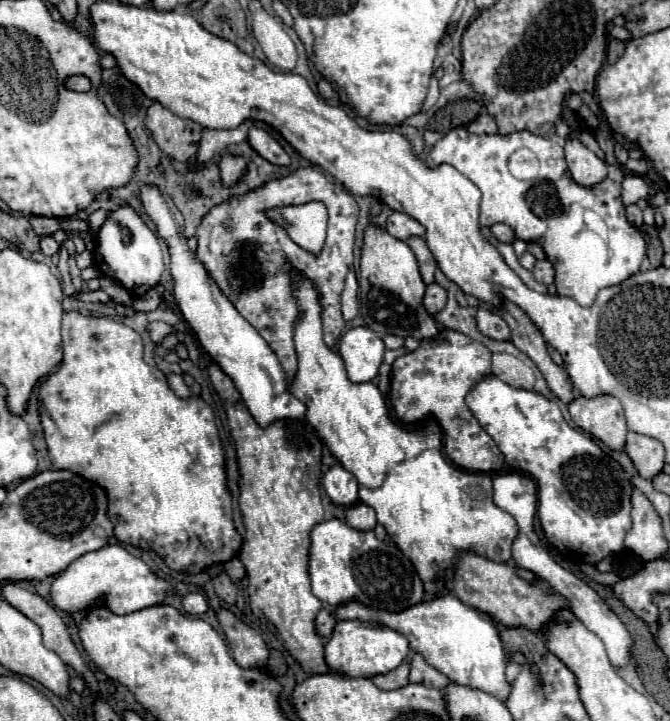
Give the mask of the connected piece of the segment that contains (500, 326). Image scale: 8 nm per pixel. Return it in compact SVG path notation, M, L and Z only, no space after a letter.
M481 306L477 312L477 328L481 334L493 338L493 340L509 340L511 338L511 330L507 326L507 322L491 308Z

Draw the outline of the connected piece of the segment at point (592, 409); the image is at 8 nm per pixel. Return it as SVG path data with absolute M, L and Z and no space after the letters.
M613 396L575 398L569 404L573 422L585 432L599 438L611 450L623 450L627 438L627 424L621 402Z

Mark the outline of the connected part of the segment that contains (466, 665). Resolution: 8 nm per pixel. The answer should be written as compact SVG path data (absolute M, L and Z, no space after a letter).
M447 592L445 596L423 600L401 612L387 612L387 610L371 608L359 600L351 600L351 602L335 606L333 616L335 620L375 622L375 624L383 624L387 628L401 632L407 638L409 648L421 654L431 666L443 672L451 682L479 688L483 692L493 694L499 700L505 700L511 690L509 682L505 680L507 662L525 662L525 658L519 652L509 654L509 656L505 654L497 628L481 610L475 610L459 602L459 598Z

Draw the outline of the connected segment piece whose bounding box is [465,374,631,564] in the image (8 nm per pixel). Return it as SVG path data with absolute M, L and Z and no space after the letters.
M487 374L469 390L465 402L495 440L505 462L535 478L537 516L551 546L565 558L585 564L627 550L623 540L631 530L631 482L595 440L565 422L555 400L509 386L495 374Z

